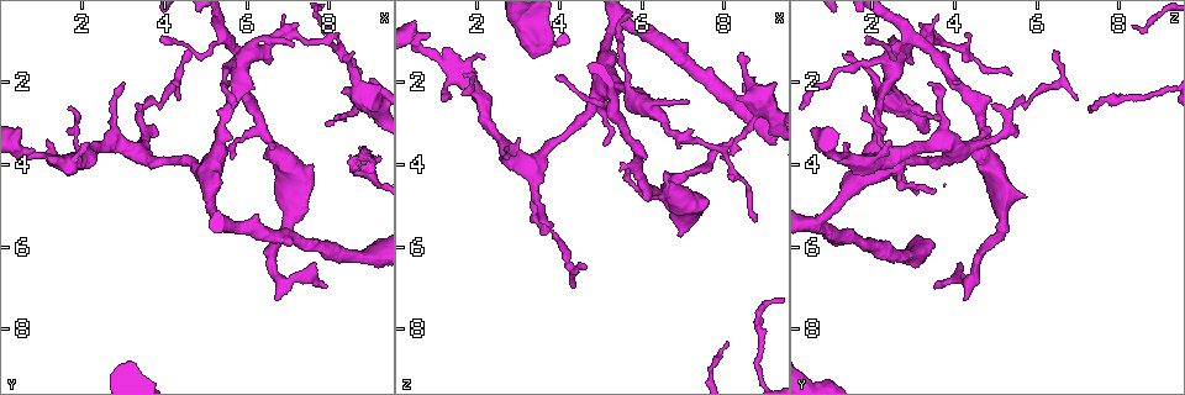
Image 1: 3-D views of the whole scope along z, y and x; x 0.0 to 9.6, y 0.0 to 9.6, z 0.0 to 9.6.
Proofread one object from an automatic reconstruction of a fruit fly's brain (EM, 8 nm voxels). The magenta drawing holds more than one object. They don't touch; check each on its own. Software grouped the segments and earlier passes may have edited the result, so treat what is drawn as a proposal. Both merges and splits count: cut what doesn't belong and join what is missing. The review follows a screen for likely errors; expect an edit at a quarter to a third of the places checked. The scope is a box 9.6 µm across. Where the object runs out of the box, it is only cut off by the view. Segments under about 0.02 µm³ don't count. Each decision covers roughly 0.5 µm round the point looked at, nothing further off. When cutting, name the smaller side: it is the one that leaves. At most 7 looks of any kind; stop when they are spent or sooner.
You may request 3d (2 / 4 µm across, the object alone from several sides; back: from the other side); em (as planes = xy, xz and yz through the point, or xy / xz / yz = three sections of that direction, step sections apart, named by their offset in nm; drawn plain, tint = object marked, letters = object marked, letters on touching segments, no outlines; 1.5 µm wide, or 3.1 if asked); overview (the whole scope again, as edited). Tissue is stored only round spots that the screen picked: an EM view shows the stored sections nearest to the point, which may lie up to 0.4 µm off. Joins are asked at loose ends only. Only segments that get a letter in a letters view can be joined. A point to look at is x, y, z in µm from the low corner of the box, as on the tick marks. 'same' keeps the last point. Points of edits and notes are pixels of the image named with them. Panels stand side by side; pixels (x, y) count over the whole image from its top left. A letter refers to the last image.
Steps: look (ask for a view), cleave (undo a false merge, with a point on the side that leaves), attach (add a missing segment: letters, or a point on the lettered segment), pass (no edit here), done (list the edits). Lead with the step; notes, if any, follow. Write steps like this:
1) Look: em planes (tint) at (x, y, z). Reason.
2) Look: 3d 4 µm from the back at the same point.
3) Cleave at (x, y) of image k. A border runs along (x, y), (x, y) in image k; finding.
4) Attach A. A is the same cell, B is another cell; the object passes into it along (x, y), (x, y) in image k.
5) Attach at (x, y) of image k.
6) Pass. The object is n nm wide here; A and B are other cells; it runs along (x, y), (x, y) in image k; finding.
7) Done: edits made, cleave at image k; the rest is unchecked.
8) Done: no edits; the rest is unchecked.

Look: 3d 4 µm at (5.45, 3.25, 2.10). Calibre changes.

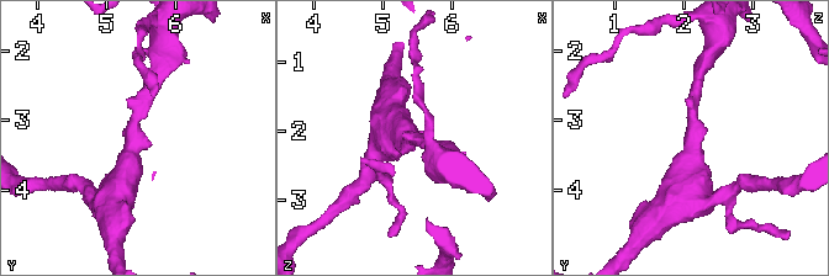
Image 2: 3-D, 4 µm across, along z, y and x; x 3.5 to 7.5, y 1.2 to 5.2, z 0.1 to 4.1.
Look: em planes (tint) at (5.40, 3.25, 2.15). The arms are 200, 600 nm wide; shape alone is not enough.

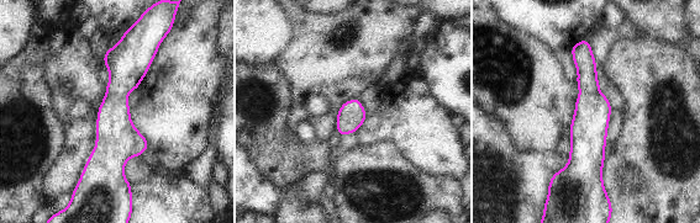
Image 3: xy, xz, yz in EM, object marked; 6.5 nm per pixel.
Look: em planes (letters) at the same point.

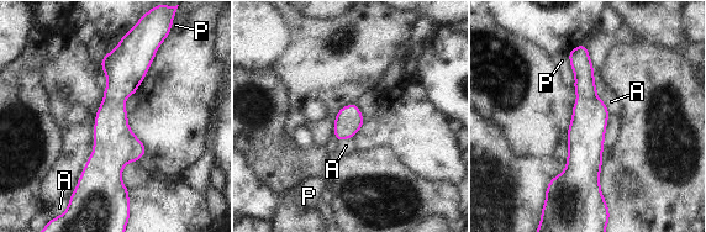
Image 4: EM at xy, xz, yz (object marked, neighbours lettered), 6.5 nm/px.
Pass. The object is 240 nm wide here; A and P are other cells; a border runs along (352, 137), (344, 137), (338, 142) in image 4; all the same neuron.

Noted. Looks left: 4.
Look: 3d 4 µm at (8.00, 3.05, 3.80). Thin end.

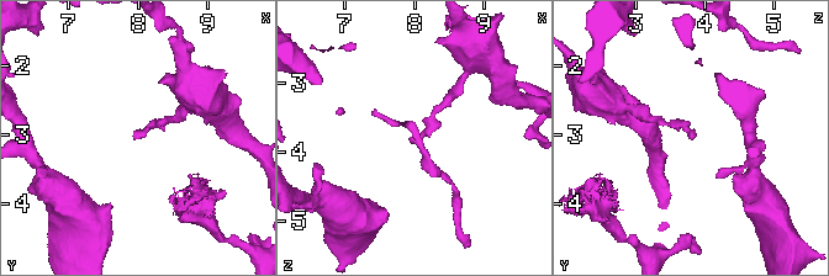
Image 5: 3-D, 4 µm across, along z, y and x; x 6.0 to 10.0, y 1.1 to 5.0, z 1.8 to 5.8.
Look: em xy step 4 (letters) at (7.95, 3.10, 3.90).

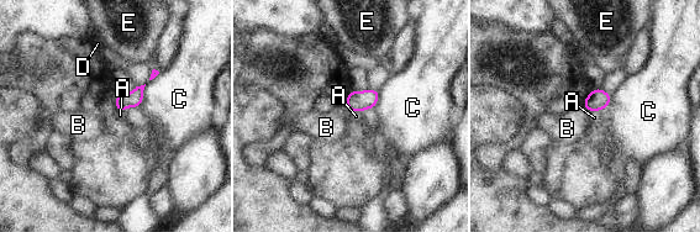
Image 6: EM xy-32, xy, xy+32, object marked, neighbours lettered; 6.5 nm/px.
Pass. A, B, C, D and E are other cells; a border runs along (582, 104), (589, 111) in image 6; no lettered segment goes on from it.

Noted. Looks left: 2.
Look: em planes (tint) at (2.20, 3.45, 1.45). Branch stops here.

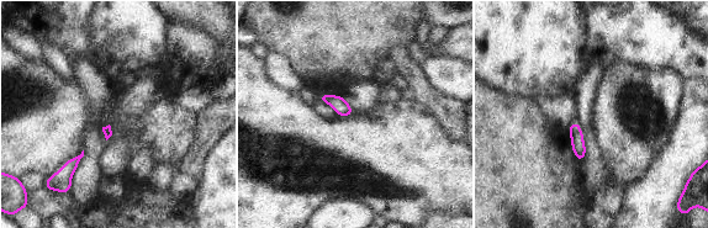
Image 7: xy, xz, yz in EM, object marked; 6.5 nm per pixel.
Look: em planes (letters) at the same point.

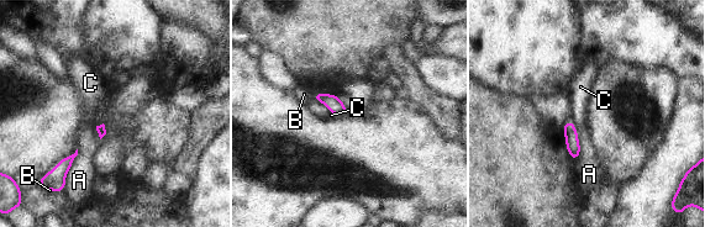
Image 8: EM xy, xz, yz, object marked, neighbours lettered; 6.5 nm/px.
Pass. A, B and C are other cells; none of them fits.

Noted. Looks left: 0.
Done: no edits; the rest is unchecked.

